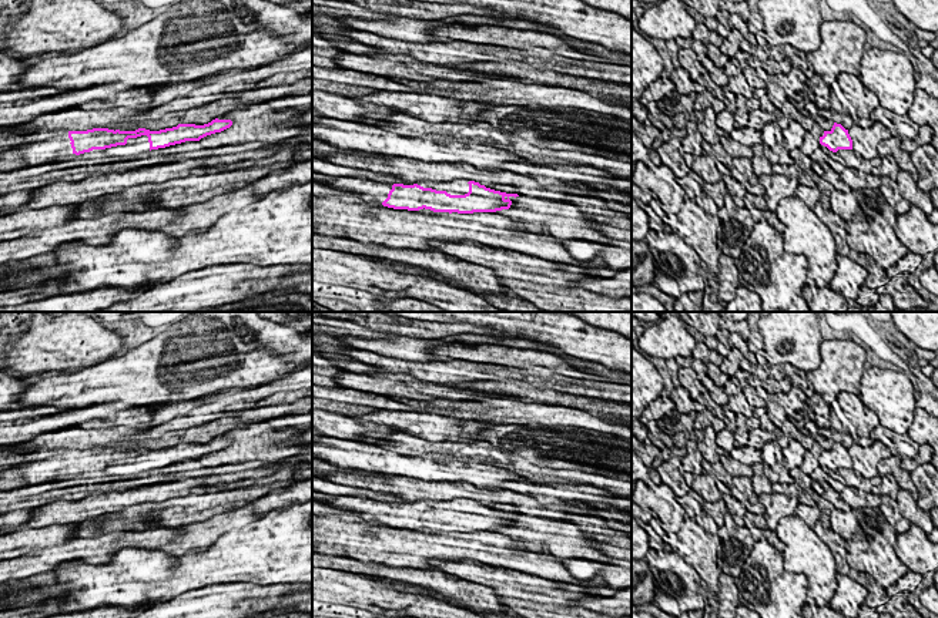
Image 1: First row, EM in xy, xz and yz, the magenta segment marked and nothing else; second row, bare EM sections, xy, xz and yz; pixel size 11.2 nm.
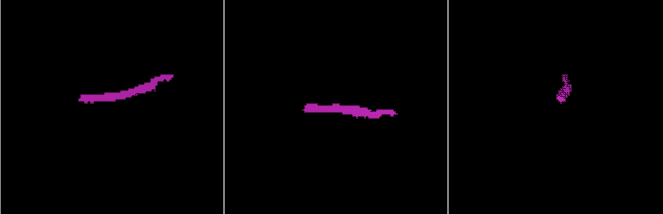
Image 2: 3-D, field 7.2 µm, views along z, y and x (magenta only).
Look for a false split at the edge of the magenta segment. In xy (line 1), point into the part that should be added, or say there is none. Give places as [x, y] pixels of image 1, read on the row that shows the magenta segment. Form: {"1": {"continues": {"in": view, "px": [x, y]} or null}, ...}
{"1": {"continues": {"in": "xy", "px": [39, 153]}}}

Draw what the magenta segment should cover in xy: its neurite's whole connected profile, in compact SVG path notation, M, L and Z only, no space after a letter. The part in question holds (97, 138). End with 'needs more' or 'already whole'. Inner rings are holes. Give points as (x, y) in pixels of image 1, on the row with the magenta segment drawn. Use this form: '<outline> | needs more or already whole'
M212 120L204 125L178 124L172 128L150 131L138 128L135 131L120 131L108 128L93 128L87 131L68 131L68 138L60 135L46 141L21 144L13 150L0 152L0 171L13 171L26 165L41 165L53 162L60 157L80 155L93 150L105 150L117 145L130 145L125 155L138 155L151 150L165 148L185 141L200 141L201 138L221 132L232 125L231 120Z | needs more

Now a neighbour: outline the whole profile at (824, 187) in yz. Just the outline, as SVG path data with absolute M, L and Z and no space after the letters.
M813 168L805 169L805 172L811 177L811 179L815 182L815 187L821 192L820 202L823 208L830 209L830 195L834 187L820 177Z

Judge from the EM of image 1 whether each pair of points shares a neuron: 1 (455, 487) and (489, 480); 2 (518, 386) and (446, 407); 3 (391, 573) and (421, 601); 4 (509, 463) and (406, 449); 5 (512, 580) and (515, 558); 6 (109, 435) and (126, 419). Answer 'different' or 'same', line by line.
1: different
2: different
3: different
4: same
5: different
6: different

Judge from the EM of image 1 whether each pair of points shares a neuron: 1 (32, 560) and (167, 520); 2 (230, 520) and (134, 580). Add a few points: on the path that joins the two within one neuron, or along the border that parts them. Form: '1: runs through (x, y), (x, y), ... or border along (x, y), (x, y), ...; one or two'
1: border along (197, 520), (188, 524), (164, 527); two
2: border along (140, 547), (174, 556), (205, 550); two

